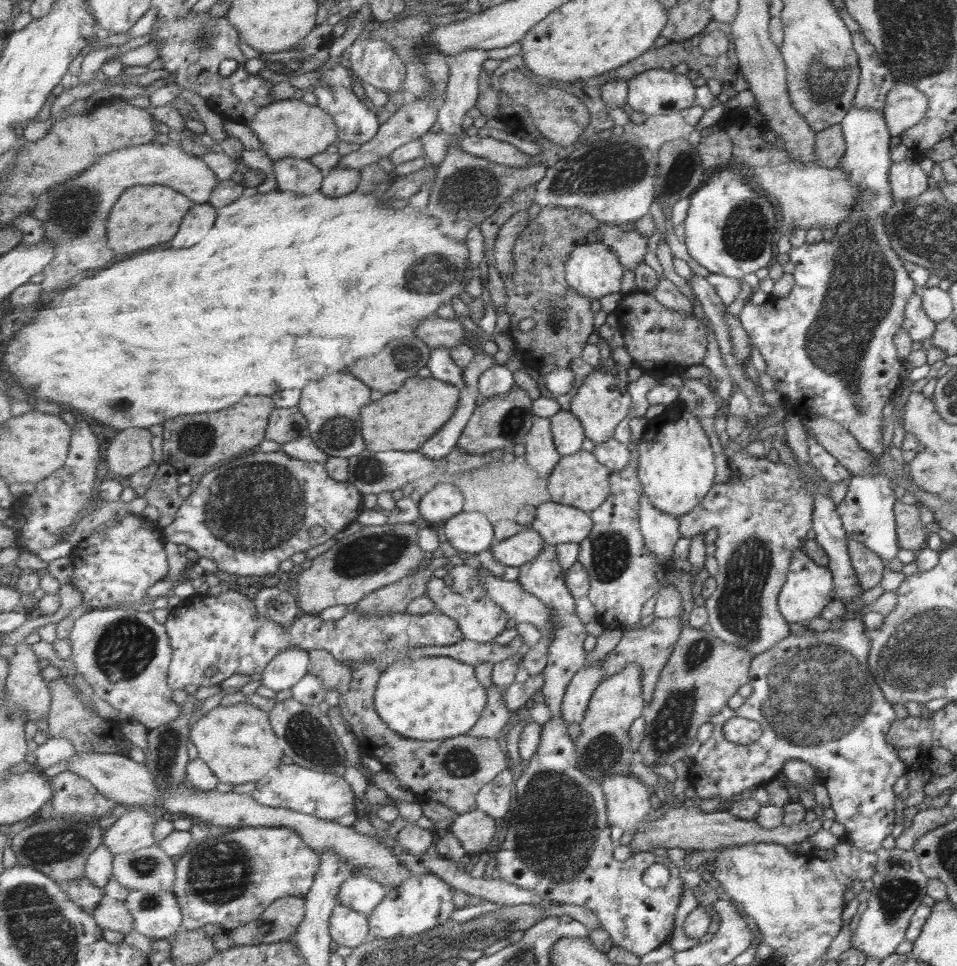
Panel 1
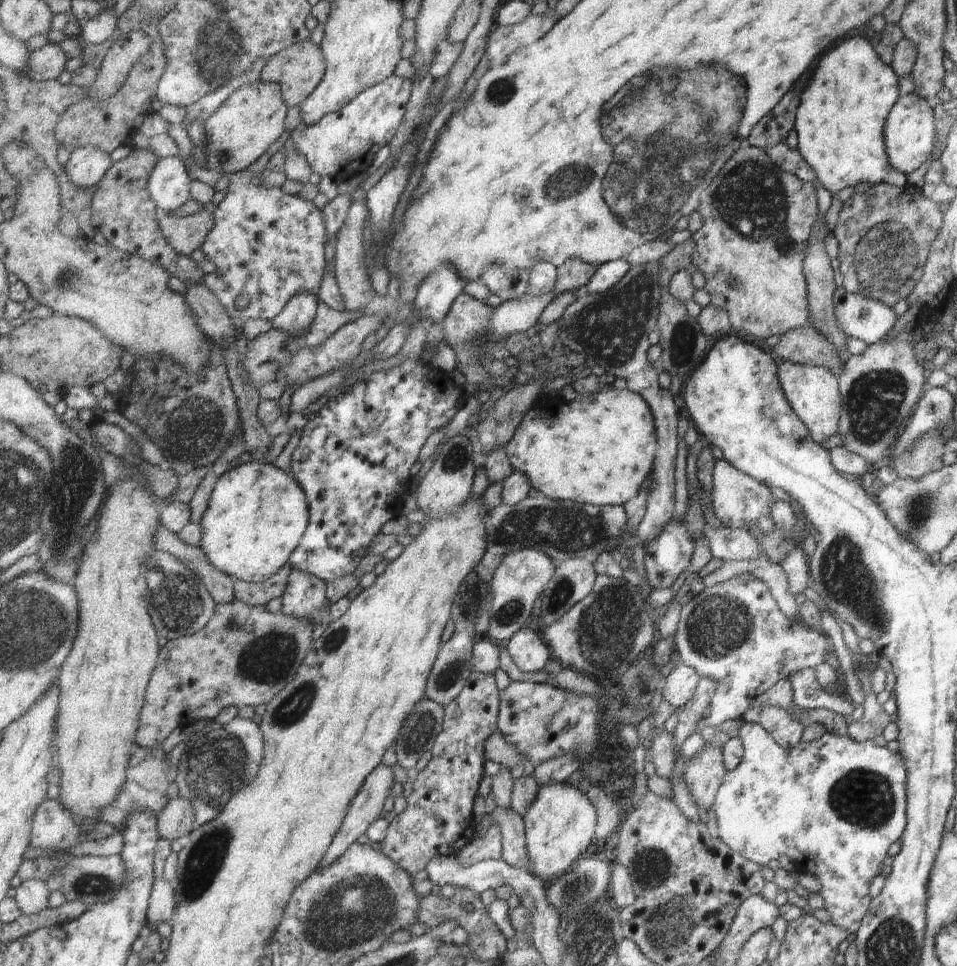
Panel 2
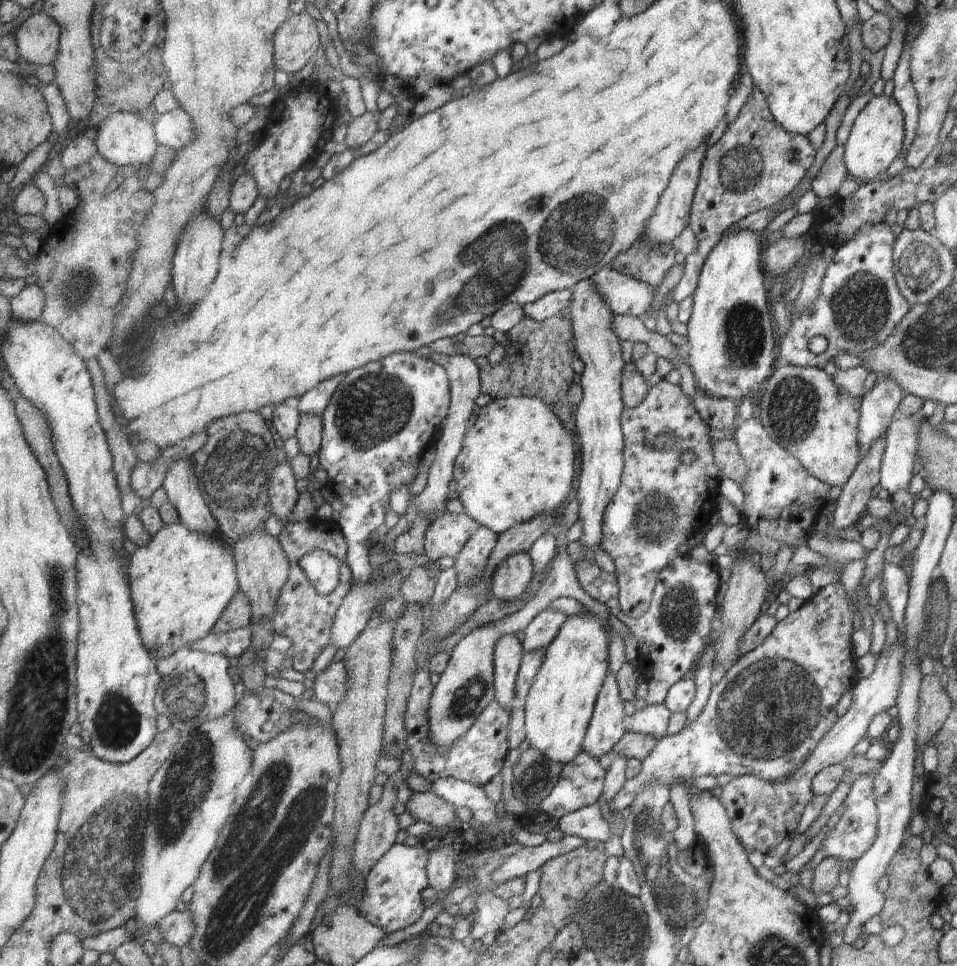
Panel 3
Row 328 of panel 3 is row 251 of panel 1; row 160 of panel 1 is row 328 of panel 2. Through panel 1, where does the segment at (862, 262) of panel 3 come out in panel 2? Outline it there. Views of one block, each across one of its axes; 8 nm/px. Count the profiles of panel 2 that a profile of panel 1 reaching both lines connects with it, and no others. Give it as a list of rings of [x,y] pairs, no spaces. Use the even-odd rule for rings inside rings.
[[[842,287],[833,292],[833,313],[840,330],[847,336],[865,342],[867,346],[879,342],[891,330],[898,318],[892,308],[884,306],[881,302],[867,298],[861,294],[849,293]]]

